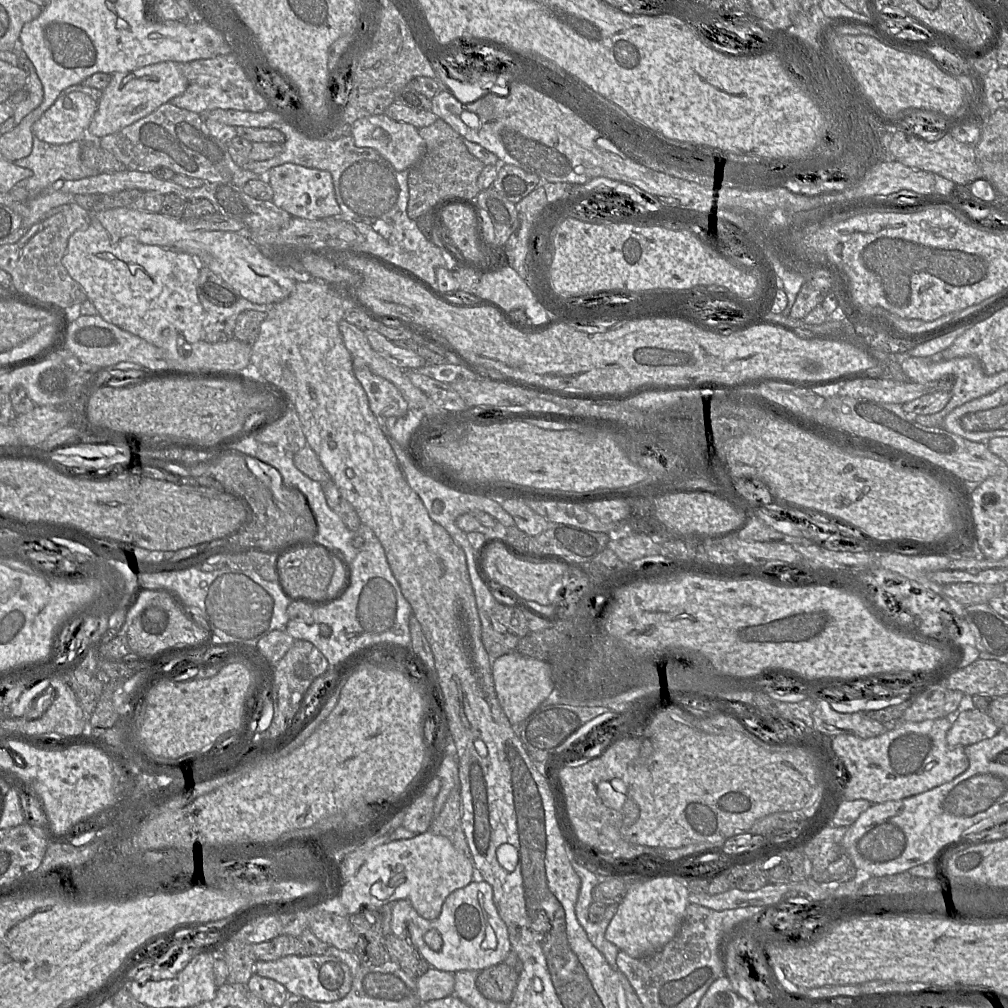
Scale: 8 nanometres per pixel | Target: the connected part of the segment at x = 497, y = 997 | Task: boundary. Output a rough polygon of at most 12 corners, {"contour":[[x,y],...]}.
{"contour":[[505,963],[482,970],[476,987],[509,1003],[519,974]]}

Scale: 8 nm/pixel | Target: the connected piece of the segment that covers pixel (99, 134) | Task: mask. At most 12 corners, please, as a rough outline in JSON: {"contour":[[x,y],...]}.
{"contour":[[181,63],[111,75],[86,136],[114,134],[183,94]]}

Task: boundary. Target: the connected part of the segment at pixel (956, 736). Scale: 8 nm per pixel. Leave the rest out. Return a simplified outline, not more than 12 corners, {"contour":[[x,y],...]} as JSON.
{"contour":[[976,708],[960,712],[947,732],[949,747],[994,737],[999,726]]}

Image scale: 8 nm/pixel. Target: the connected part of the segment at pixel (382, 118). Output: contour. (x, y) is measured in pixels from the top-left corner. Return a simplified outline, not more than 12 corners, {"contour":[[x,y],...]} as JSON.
{"contour":[[386,114],[357,119],[357,147],[376,150],[397,171],[425,153],[411,124]]}

